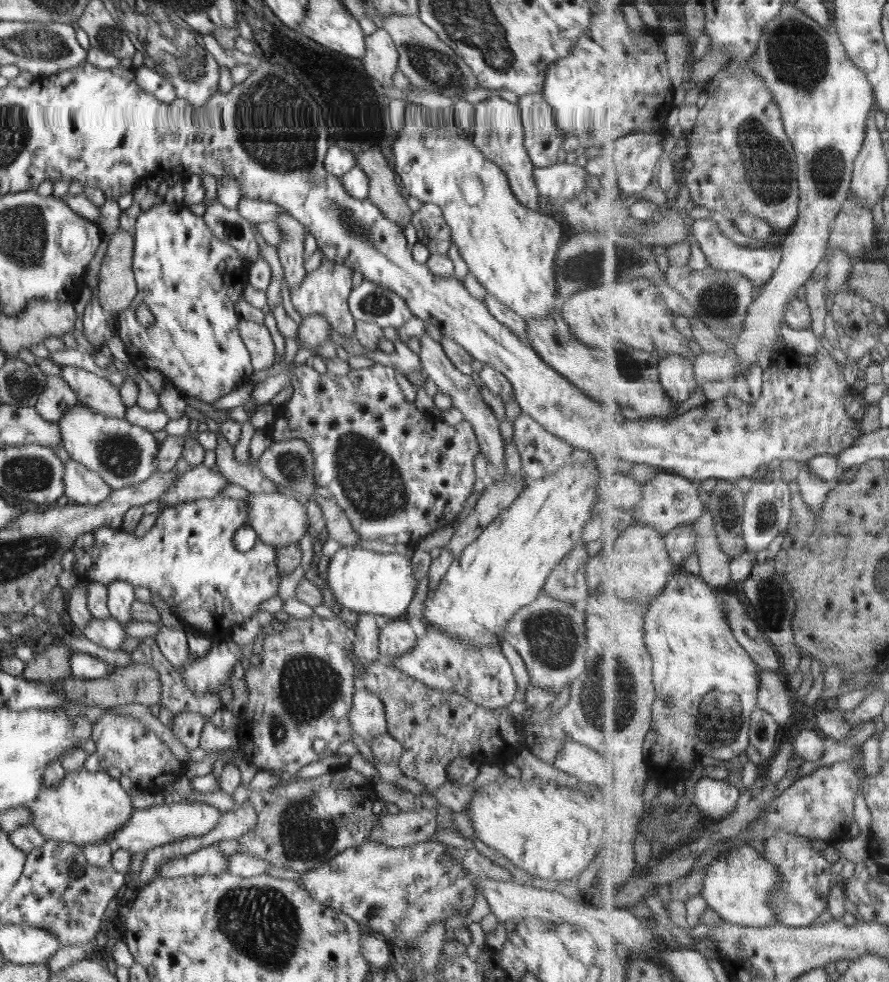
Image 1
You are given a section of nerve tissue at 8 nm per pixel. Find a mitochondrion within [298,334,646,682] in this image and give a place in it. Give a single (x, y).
(368, 477)

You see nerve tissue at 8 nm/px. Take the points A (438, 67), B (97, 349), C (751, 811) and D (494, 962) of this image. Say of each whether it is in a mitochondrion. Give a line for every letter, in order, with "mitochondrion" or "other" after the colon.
A: mitochondrion
B: other
C: other
D: other

